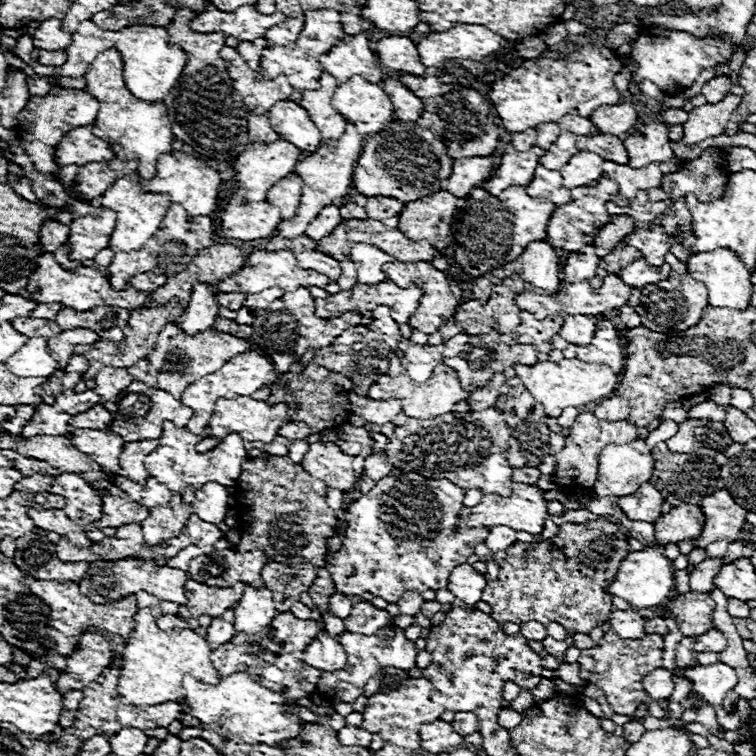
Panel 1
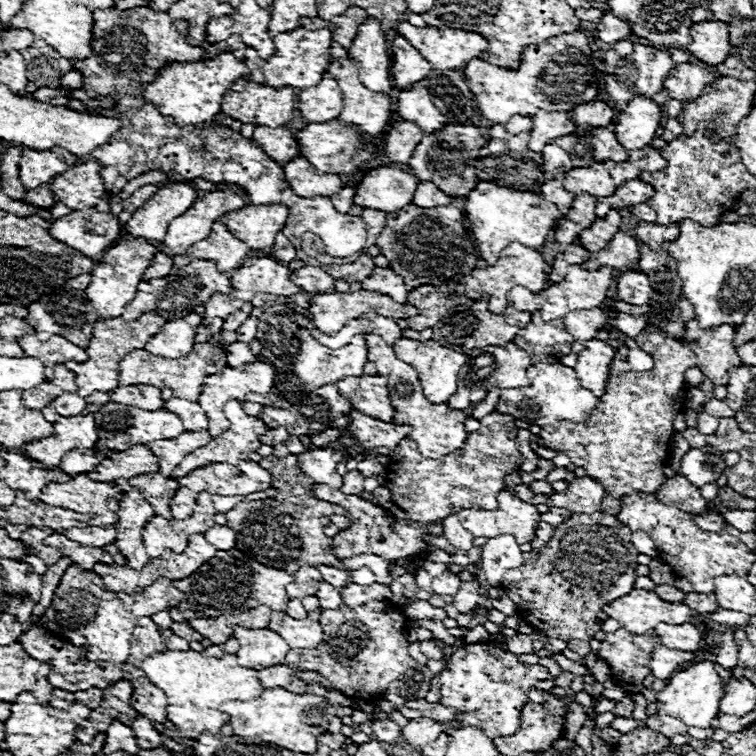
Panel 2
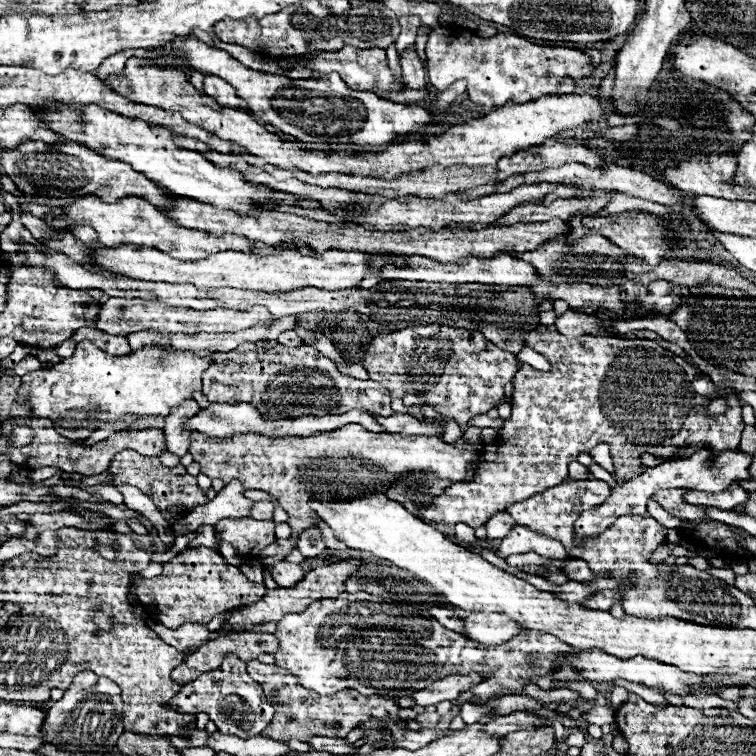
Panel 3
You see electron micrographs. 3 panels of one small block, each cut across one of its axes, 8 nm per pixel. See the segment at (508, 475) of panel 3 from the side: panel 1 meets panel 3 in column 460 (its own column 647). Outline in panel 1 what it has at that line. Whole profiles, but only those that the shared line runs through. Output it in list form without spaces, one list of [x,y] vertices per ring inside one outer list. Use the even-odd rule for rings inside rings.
[[[648,482],[642,484],[642,488],[638,488],[638,492],[618,498],[618,506],[630,520],[640,520],[640,522],[650,522],[650,524],[656,522],[656,518],[662,514],[660,512],[662,502],[664,500],[662,500],[660,492]]]

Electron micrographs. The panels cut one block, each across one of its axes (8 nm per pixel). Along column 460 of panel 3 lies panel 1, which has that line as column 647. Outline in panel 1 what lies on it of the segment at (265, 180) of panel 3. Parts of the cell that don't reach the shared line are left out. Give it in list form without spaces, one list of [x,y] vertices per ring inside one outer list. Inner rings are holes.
[[[639,191],[638,196],[632,198],[632,200],[628,200],[620,194],[616,194],[612,200],[614,200],[614,203],[607,202],[605,205],[610,215],[628,214],[638,222],[652,222],[654,218],[664,214],[670,207],[666,202],[667,200],[651,202],[648,199],[647,191]]]

